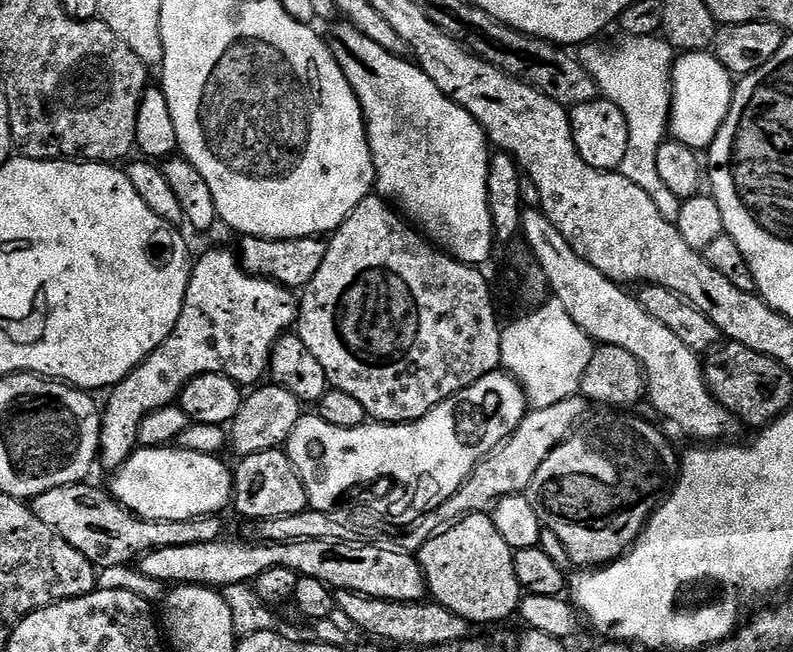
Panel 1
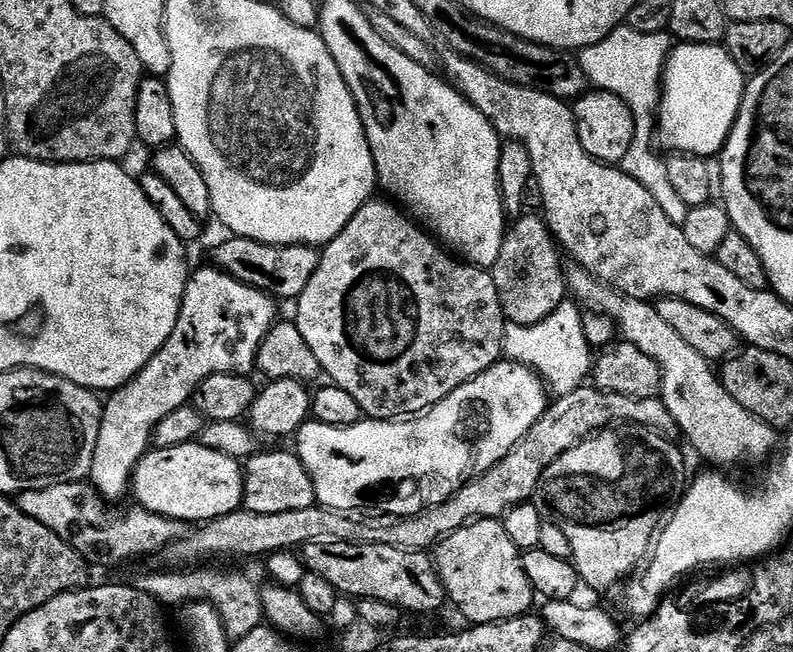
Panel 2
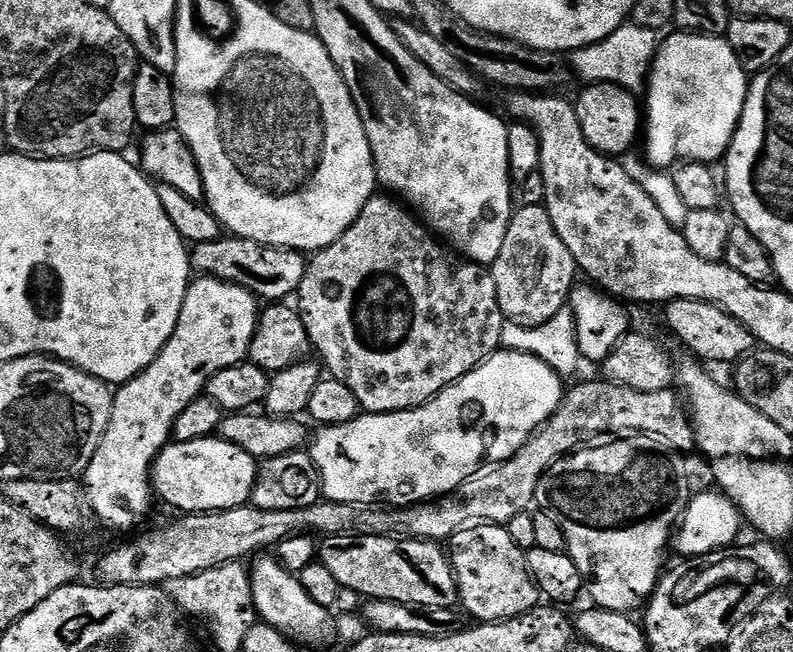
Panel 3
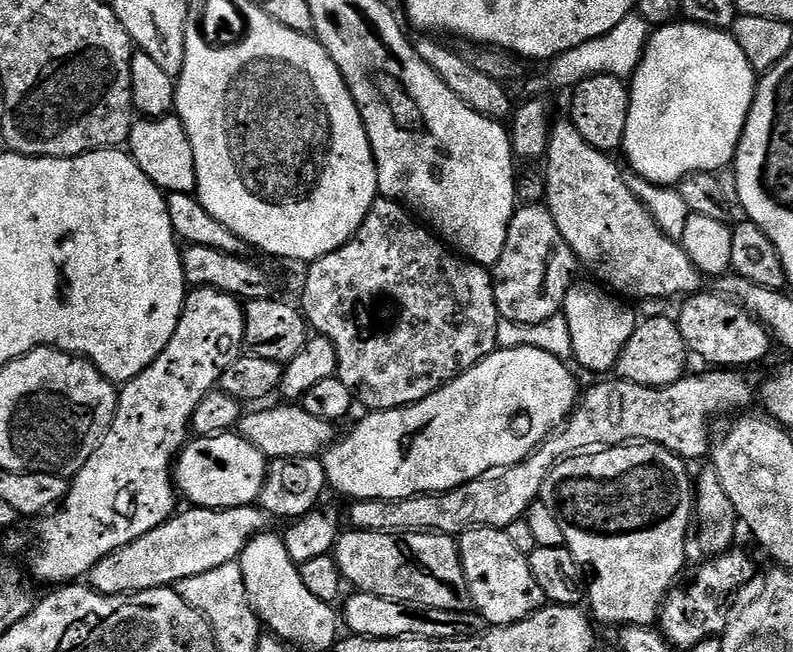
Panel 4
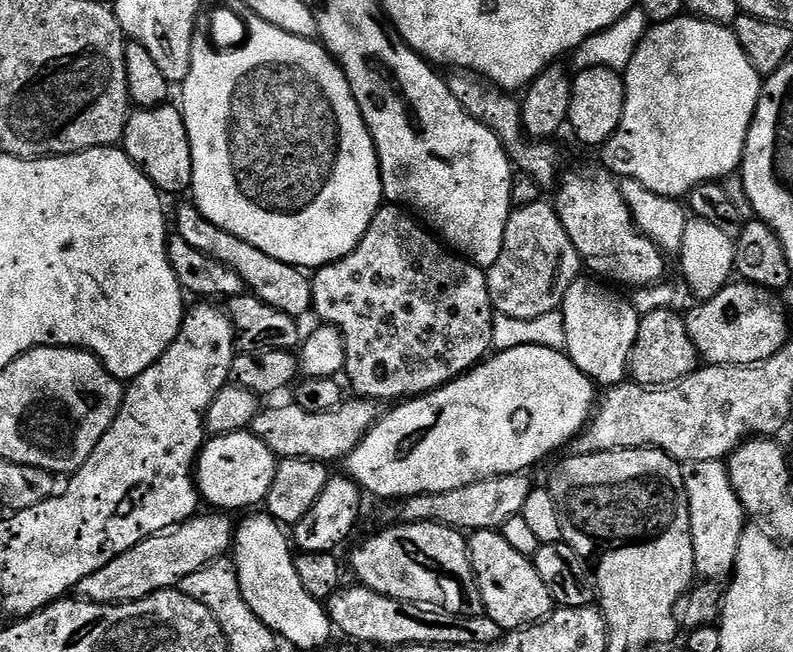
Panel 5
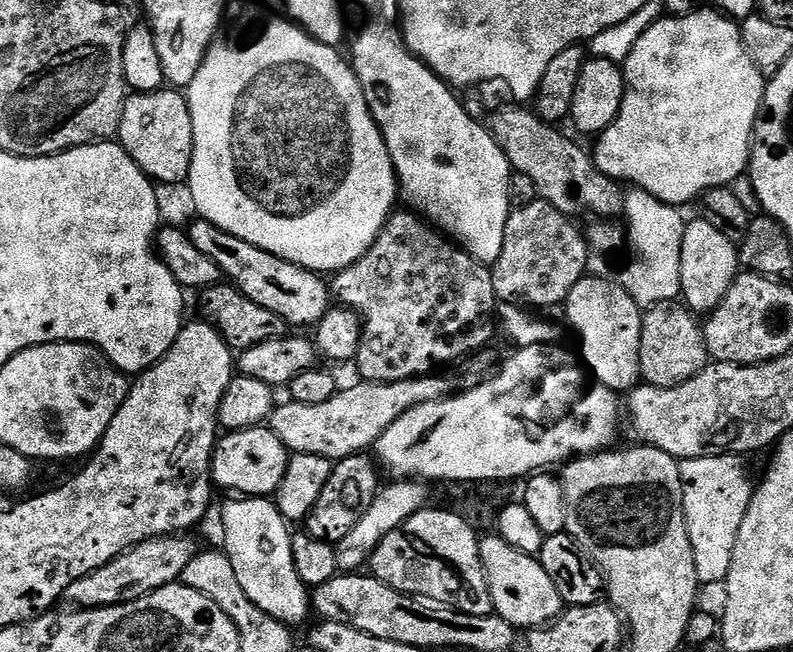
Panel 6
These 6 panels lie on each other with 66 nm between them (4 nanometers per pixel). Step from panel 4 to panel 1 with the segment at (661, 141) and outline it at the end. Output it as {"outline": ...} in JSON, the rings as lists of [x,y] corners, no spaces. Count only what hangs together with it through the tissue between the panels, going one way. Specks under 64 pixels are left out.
{"outline":[[[708,52],[681,55],[672,65],[671,135],[691,148],[707,149],[730,110],[733,91],[733,77],[716,61],[715,55]]]}

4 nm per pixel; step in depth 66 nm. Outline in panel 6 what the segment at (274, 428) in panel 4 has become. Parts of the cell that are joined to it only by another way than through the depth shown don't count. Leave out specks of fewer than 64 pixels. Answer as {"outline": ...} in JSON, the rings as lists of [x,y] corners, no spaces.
{"outline":[[[433,374],[430,376],[415,376],[413,380],[403,380],[402,382],[390,382],[389,384],[373,384],[371,382],[359,382],[352,384],[349,388],[341,387],[334,394],[334,398],[329,398],[327,402],[321,402],[315,406],[306,406],[295,402],[281,403],[273,408],[270,417],[270,427],[276,437],[288,448],[289,453],[301,456],[302,454],[314,454],[318,458],[326,458],[333,462],[345,460],[351,456],[358,456],[367,453],[406,414],[406,410],[414,410],[414,406],[422,406],[426,402],[442,400],[445,396],[451,396],[454,387],[444,374]]]}

